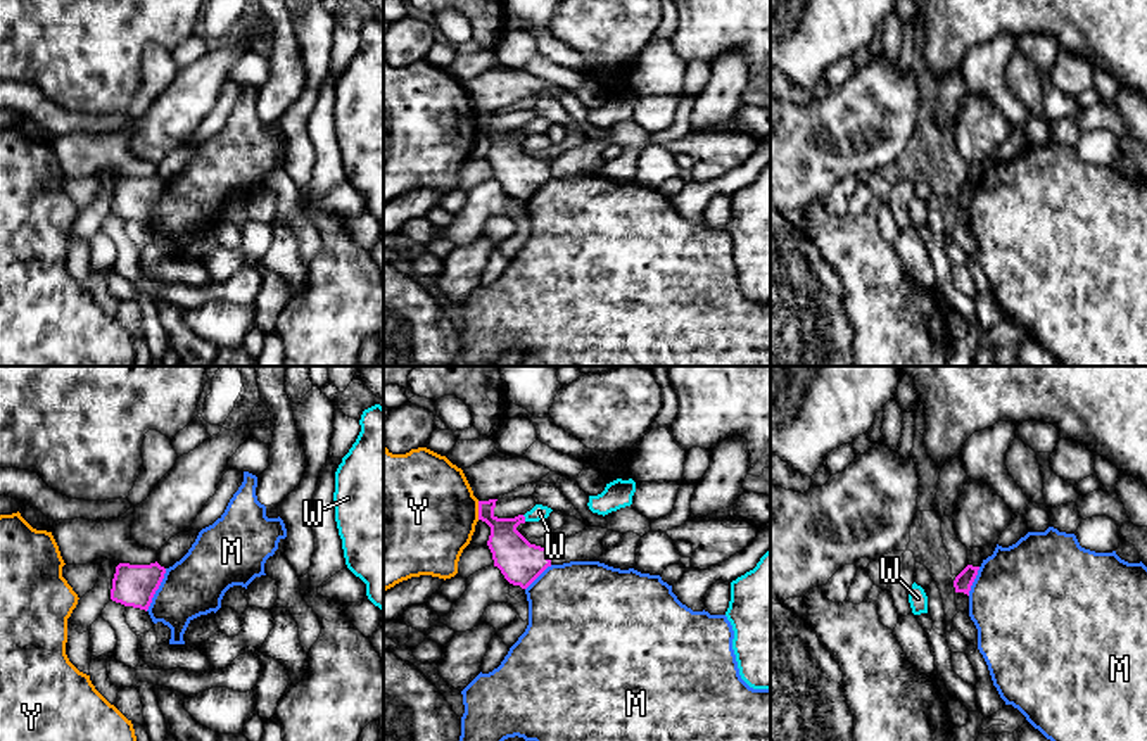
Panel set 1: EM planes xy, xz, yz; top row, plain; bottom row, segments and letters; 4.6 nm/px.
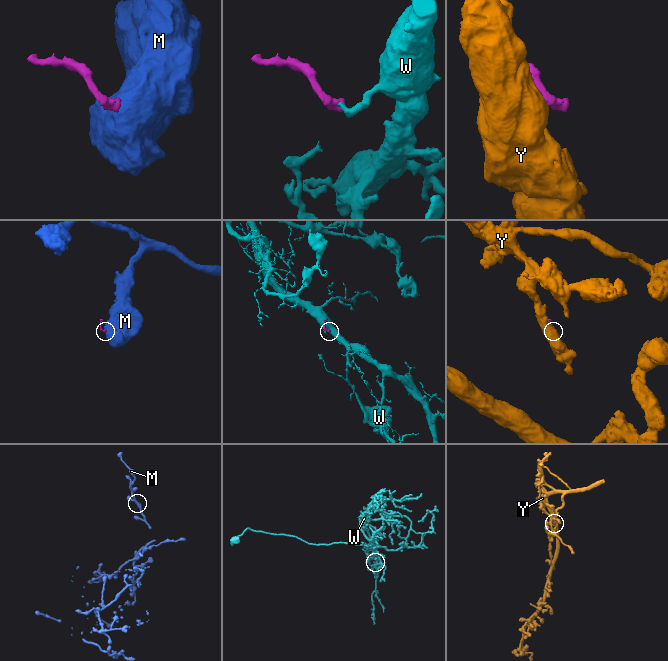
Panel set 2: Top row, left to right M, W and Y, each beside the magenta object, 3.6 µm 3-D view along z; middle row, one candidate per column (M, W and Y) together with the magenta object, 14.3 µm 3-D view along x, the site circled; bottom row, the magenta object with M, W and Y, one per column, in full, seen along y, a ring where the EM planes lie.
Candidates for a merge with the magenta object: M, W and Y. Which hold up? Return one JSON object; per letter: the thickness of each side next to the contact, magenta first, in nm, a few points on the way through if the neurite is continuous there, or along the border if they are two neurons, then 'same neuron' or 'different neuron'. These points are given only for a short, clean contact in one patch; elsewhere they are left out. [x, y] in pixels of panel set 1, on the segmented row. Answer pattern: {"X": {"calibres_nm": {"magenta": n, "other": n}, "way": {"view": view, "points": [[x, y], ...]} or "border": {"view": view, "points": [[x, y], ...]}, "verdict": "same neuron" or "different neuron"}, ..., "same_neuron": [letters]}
{"M": {"calibres_nm": {"magenta": 190, "other": 280}, "border": {"view": "xy", "points": [[166, 569], [145, 610]]}, "verdict": "different neuron"}, "W": {"calibres_nm": {"magenta": 200, "other": 70}, "way": {"view": "xz", "points": [[520, 562], [513, 525], [524, 519], [539, 512]]}, "verdict": "same neuron"}, "Y": {"calibres_nm": {"magenta": 180, "other": 480}, "verdict": "different neuron"}, "same_neuron": ["W"]}

